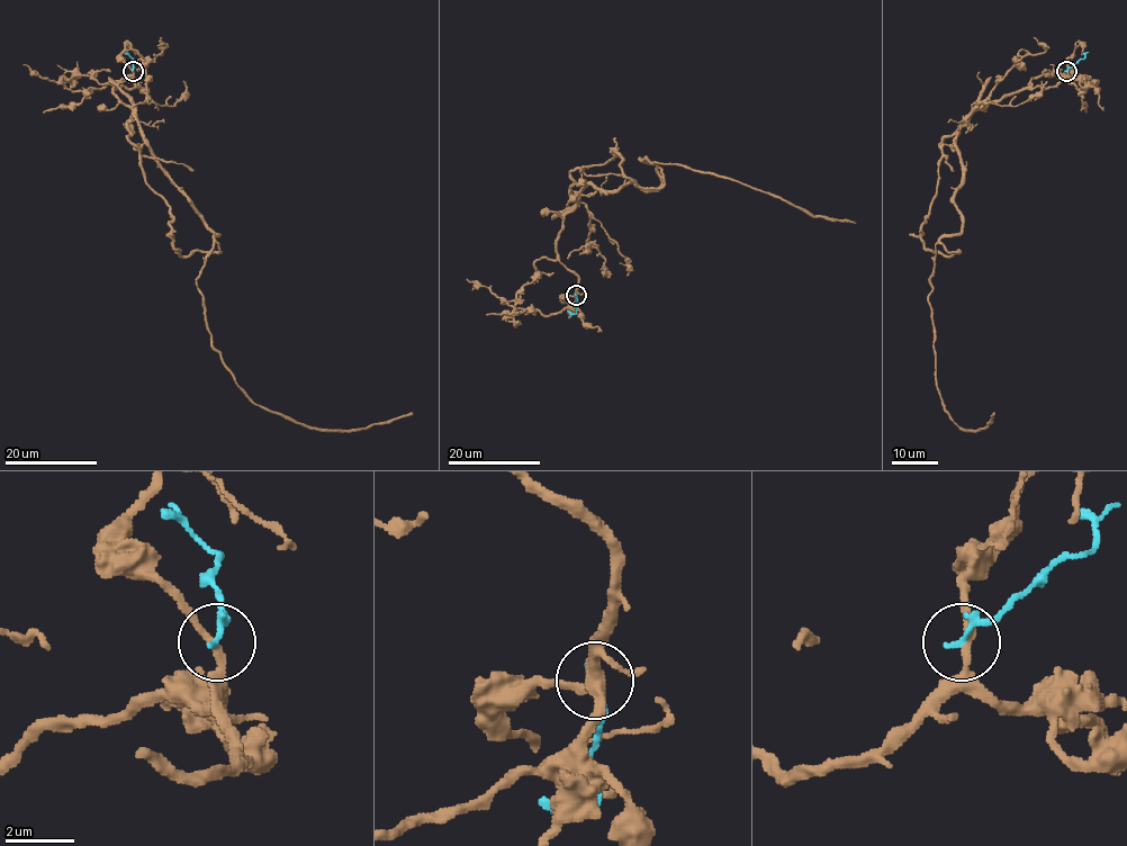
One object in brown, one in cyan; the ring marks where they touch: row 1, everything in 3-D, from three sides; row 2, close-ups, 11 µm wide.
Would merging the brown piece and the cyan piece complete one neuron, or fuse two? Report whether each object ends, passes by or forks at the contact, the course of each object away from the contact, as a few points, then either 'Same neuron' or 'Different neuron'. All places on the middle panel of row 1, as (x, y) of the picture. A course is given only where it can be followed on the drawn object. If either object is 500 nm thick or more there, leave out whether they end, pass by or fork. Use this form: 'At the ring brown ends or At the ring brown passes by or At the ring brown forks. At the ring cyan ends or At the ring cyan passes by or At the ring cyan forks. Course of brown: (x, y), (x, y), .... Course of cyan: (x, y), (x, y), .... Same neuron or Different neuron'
At the ring brown passes by. At the ring cyan ends. Course of brown: (576, 295), (578, 278), (559, 260), (562, 217), (587, 185), (655, 190), (659, 172), (646, 158), (856, 223). Course of cyan: (576, 295), (577, 311), (568, 311). Different neuron

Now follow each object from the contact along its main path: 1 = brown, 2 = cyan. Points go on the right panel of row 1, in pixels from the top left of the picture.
1: (1066, 71), (976, 109), (956, 142), (962, 231), (936, 245), (929, 298), (936, 387), (961, 429), (994, 414)
2: (1066, 71), (1084, 57), (1082, 52)

